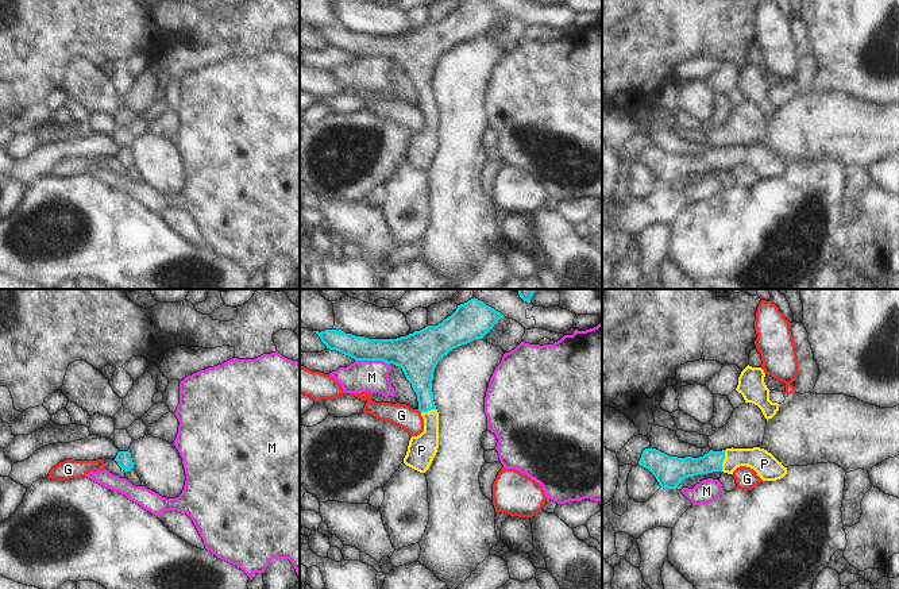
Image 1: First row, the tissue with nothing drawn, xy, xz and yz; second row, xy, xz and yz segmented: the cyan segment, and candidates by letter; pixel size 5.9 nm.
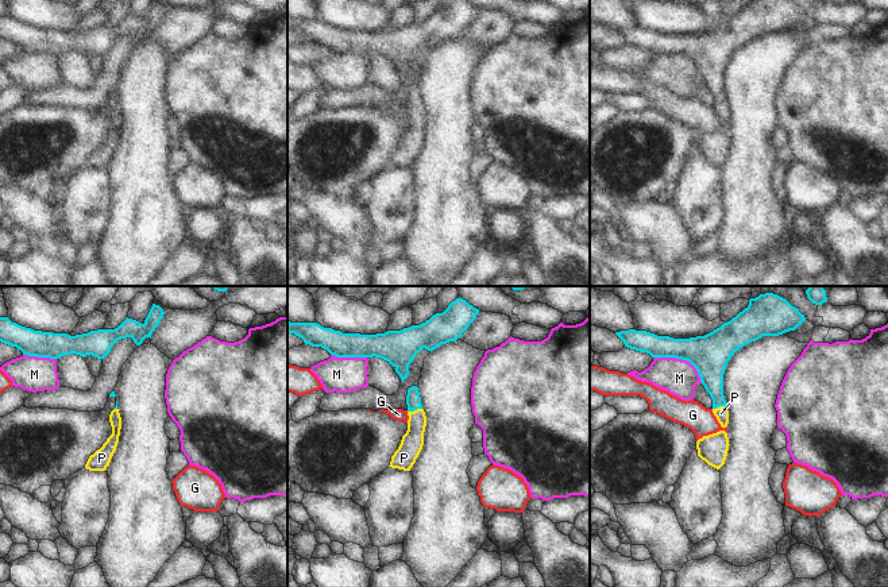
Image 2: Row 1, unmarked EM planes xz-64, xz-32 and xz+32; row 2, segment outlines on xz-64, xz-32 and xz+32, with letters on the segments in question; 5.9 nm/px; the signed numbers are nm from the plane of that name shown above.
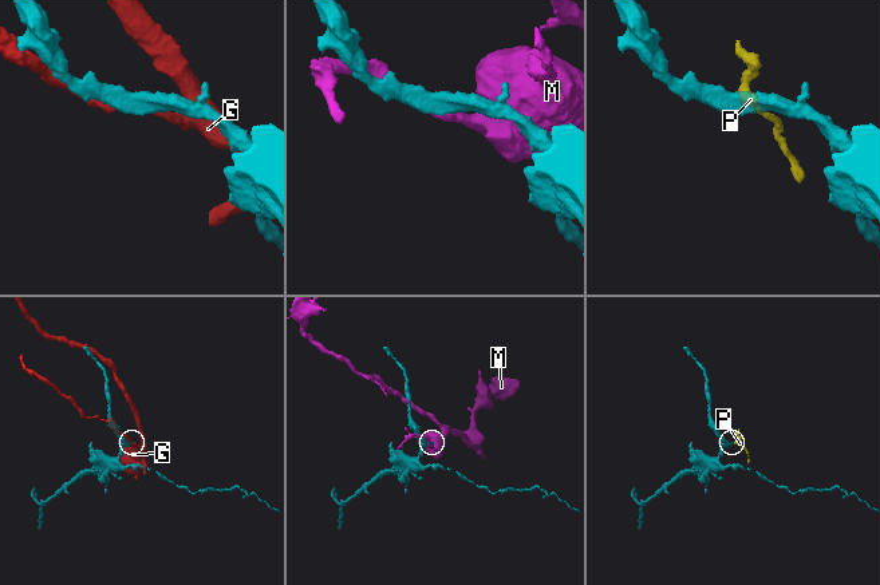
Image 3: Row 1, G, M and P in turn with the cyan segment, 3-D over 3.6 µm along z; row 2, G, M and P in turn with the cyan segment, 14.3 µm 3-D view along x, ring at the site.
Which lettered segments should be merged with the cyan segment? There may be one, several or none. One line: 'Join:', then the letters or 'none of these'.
Join: P

